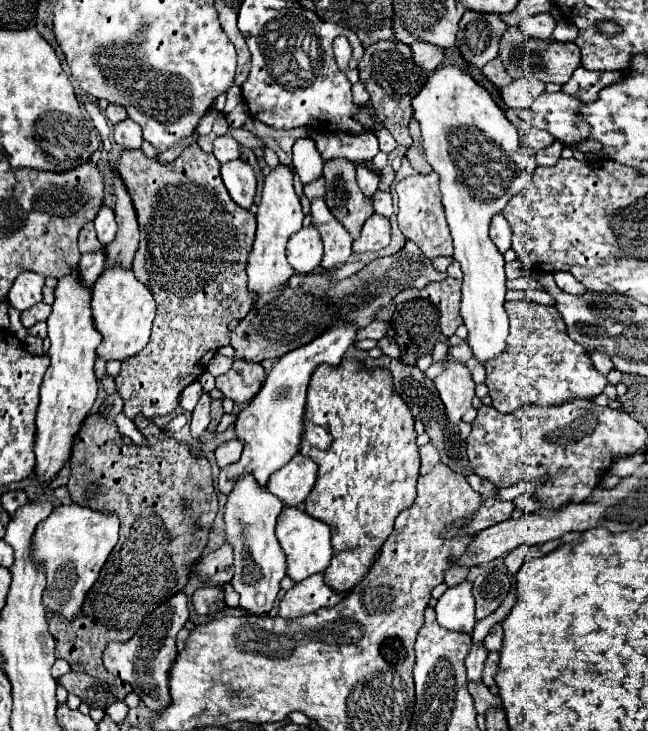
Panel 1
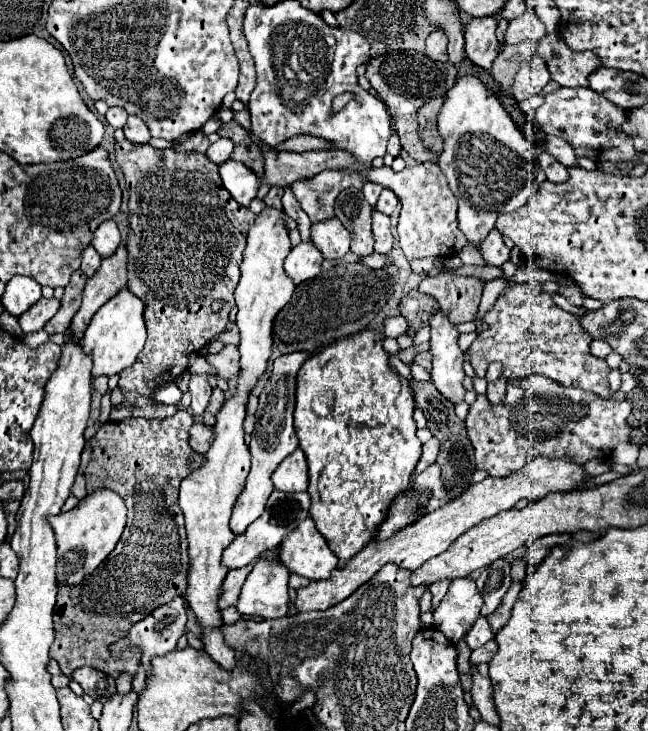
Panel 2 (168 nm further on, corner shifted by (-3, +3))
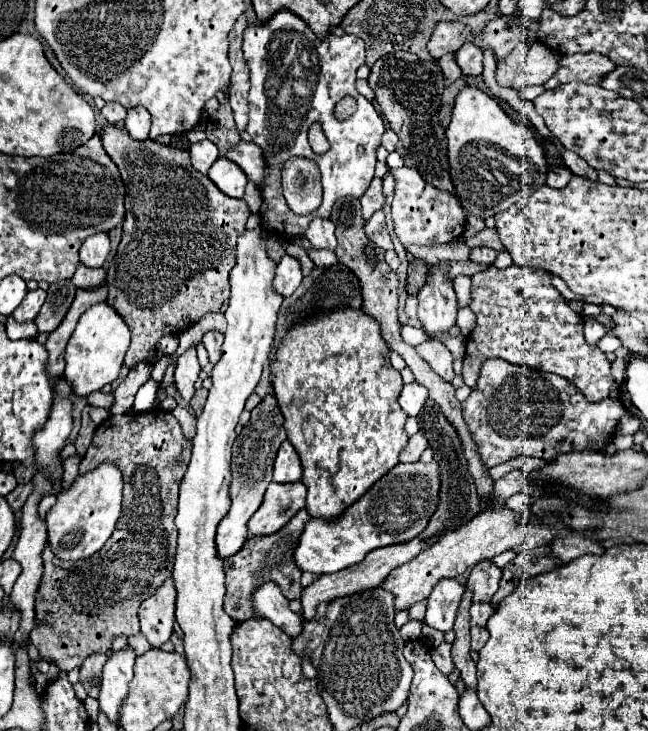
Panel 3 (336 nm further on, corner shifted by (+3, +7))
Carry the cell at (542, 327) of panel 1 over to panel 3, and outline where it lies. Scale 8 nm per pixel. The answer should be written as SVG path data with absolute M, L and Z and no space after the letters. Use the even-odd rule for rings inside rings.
M517 264L503 270L481 270L473 276L469 308L477 316L477 326L467 336L467 354L463 360L463 380L469 388L475 388L485 360L501 358L511 364L563 376L591 402L609 396L613 386L611 364L597 346L589 346L583 340L585 320L565 304L565 298L553 288L549 272Z

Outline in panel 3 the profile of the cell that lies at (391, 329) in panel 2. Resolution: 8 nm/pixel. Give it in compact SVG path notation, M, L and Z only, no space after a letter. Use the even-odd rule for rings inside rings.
M403 324L403 326L401 326L401 338L403 338L407 344L413 344L413 346L429 340L429 338L425 336L425 330L423 330L423 328L415 328L415 326L411 326L411 324Z

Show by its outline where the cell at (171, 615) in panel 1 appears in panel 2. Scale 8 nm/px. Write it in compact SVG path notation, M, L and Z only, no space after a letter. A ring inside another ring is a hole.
M175 596L169 604L159 606L151 614L147 614L141 622L137 622L127 638L119 640L111 646L113 656L119 656L129 644L137 644L143 650L141 664L145 672L151 670L151 658L163 656L177 646L177 640L185 634L187 622L187 606L181 596Z

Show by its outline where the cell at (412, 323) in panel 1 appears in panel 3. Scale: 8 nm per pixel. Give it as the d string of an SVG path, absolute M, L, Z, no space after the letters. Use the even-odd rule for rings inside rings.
M413 260L411 264L409 264L409 272L407 272L407 286L405 286L405 290L407 290L407 294L411 294L411 296L415 296L421 288L423 288L423 284L425 284L425 278L427 278L427 264L425 262L421 262L421 260Z

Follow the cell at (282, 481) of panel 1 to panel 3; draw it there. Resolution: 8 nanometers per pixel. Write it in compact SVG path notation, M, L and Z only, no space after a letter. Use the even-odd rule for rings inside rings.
M285 440L275 458L273 482L299 482L301 474L303 474L303 468L301 468L299 454L291 446L291 442Z

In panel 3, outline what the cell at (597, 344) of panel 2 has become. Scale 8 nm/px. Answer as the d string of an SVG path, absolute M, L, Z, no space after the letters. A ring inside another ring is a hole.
M585 316L585 342L587 342L587 344L595 346L605 334L607 334L607 330L605 330L603 324L599 324L597 320Z

